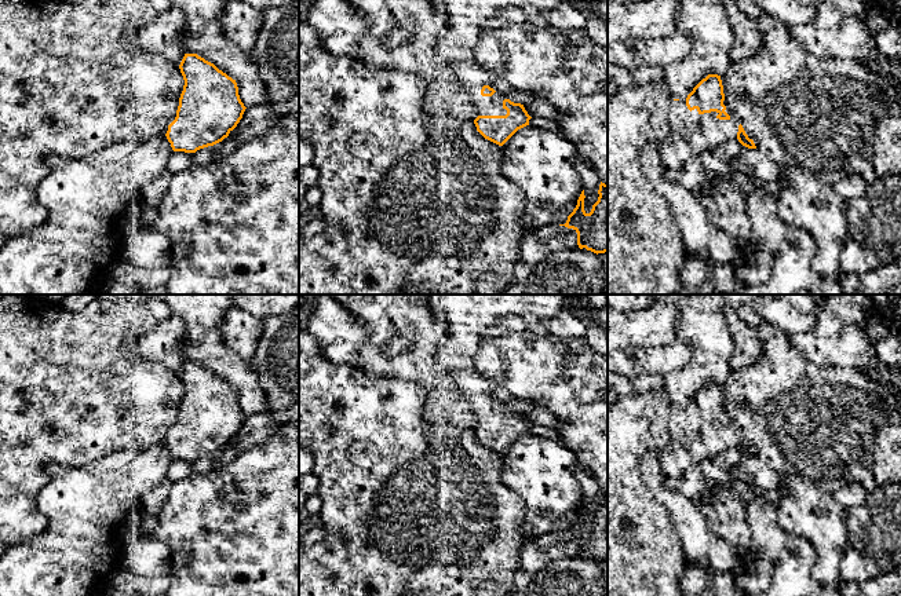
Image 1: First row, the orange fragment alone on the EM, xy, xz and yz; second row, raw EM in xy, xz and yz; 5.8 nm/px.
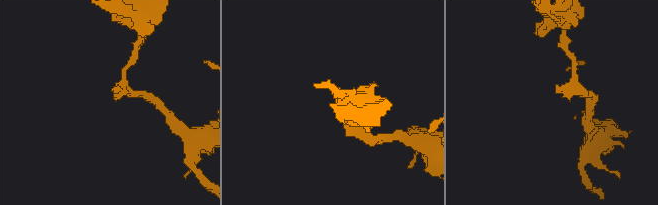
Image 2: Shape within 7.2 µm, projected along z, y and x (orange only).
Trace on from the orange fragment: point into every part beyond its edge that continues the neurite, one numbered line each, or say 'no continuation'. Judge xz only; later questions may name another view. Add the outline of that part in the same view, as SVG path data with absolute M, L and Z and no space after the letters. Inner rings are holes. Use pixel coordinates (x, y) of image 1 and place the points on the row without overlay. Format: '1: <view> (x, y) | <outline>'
1: xz (458, 314) | M426 295L434 321L444 330L438 347L435 370L445 376L471 405L478 424L506 424L503 409L508 403L495 401L482 405L481 398L495 385L474 372L460 373L449 366L456 337L470 334L482 339L482 332L508 315L535 314L547 321L563 310L565 295Z

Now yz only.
1: yz (715, 441) | M723 409L723 413L730 427L719 428L716 425L719 421L711 420L704 436L698 434L700 424L697 417L690 420L686 414L686 439L683 446L697 464L737 447L740 428L732 421L726 409Z

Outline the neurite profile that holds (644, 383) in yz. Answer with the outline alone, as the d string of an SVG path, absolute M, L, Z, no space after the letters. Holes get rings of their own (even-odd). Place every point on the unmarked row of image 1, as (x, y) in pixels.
M641 374L630 380L638 394L656 391L664 387L664 377L660 374Z

